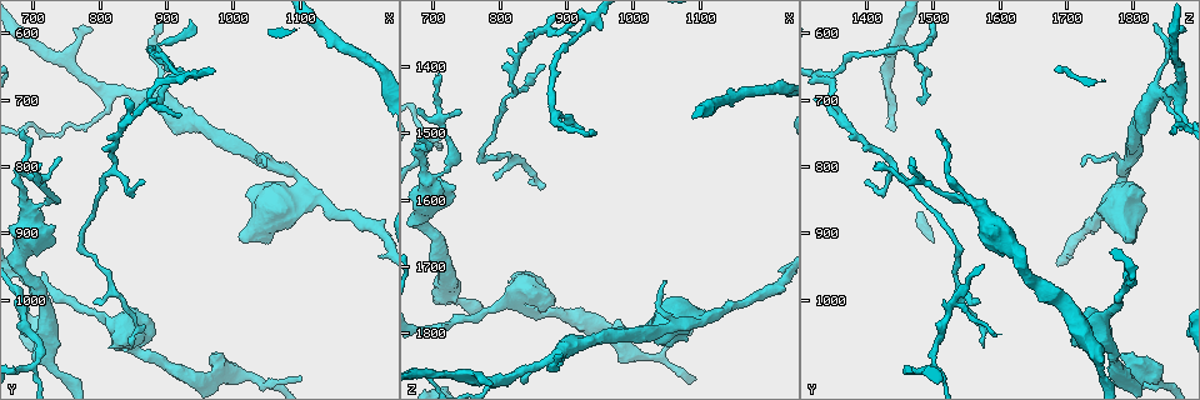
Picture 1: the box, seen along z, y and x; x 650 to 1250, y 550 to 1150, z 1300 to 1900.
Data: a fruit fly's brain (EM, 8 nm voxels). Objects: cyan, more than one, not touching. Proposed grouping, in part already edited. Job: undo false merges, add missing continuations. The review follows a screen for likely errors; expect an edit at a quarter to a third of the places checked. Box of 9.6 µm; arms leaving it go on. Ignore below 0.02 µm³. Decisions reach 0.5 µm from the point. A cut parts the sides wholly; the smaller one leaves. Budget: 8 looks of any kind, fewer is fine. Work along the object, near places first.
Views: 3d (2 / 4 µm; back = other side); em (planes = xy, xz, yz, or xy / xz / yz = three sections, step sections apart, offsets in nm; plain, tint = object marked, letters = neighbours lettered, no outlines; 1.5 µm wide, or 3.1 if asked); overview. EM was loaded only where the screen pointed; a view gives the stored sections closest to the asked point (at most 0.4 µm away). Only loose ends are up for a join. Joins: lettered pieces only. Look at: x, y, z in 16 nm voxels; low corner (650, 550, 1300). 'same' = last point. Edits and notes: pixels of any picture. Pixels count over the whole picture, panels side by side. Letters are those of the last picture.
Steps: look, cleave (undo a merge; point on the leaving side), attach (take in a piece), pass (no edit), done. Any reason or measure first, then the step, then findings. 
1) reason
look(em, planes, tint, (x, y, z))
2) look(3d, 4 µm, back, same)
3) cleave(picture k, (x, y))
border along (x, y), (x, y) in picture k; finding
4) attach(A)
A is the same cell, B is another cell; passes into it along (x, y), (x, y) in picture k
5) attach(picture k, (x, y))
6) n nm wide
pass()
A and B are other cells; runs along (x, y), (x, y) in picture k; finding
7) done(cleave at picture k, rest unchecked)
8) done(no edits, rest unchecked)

a narrow waist
look(em, xz, step 8, tint, (745, 1110, 1750))

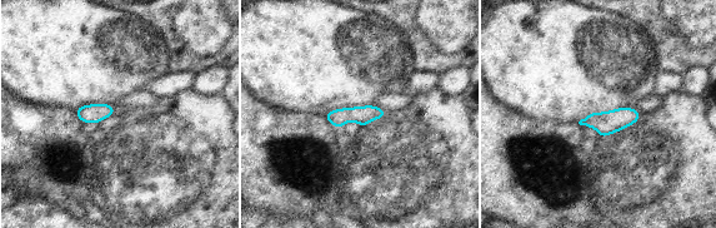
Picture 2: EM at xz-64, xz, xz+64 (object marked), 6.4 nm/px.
look(em, xz, step 8, letters, same)

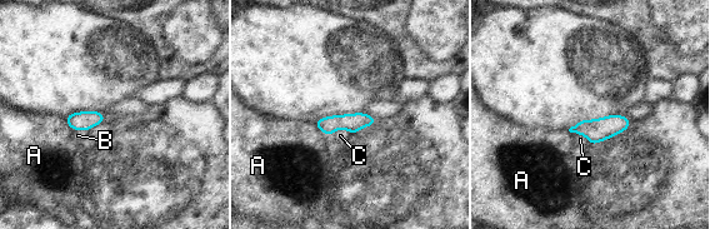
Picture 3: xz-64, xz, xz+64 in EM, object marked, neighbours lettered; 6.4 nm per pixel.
pass()
A, B and C are other cells; runs along (371, 119), (319, 124) in picture 3; continuous, no second neuron

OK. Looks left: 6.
arms part here
look(em, planes, tint, (705, 1090, 1500))

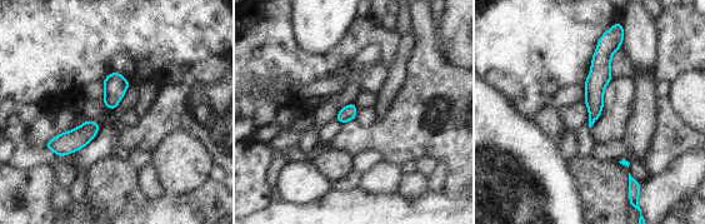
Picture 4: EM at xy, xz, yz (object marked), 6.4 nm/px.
look(em, planes, letters, same)

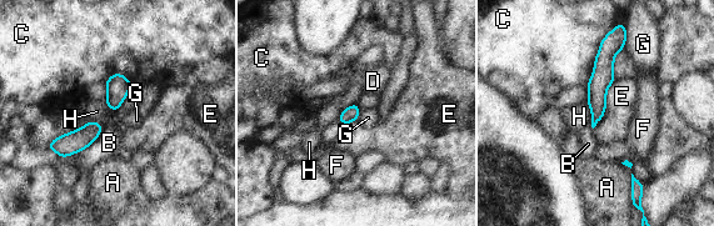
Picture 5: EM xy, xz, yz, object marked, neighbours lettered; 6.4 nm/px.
pass()
A, B, C, D, E, F, G and H are other cells; runs along (609, 40), (594, 120) in picture 5; one neuron here

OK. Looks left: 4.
tapers out
look(3d, 4 µm, (845, 1070, 1575))

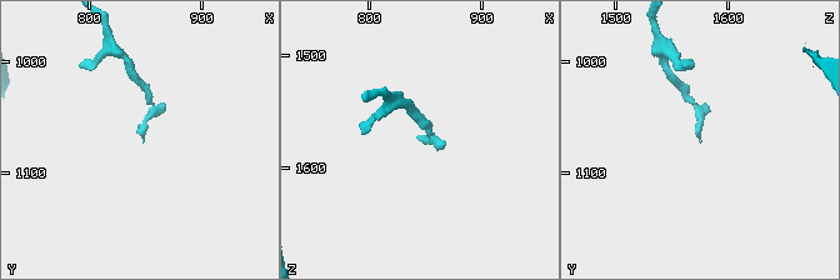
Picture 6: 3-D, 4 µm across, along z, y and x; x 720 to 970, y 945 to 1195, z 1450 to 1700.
now the EM
look(em, planes, letters, (848, 1072, 1574))

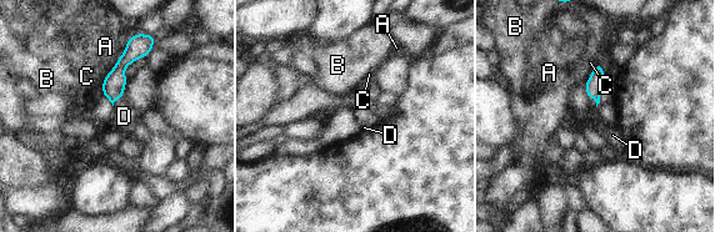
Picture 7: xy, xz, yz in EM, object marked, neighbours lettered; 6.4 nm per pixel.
attach(D)
D is the same cell, A, B and C are other cells; passes into it along (114, 82), (116, 99), (124, 116) in picture 7; the neuron continues

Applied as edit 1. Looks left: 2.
done(attach at picture 7, rest unchecked)

